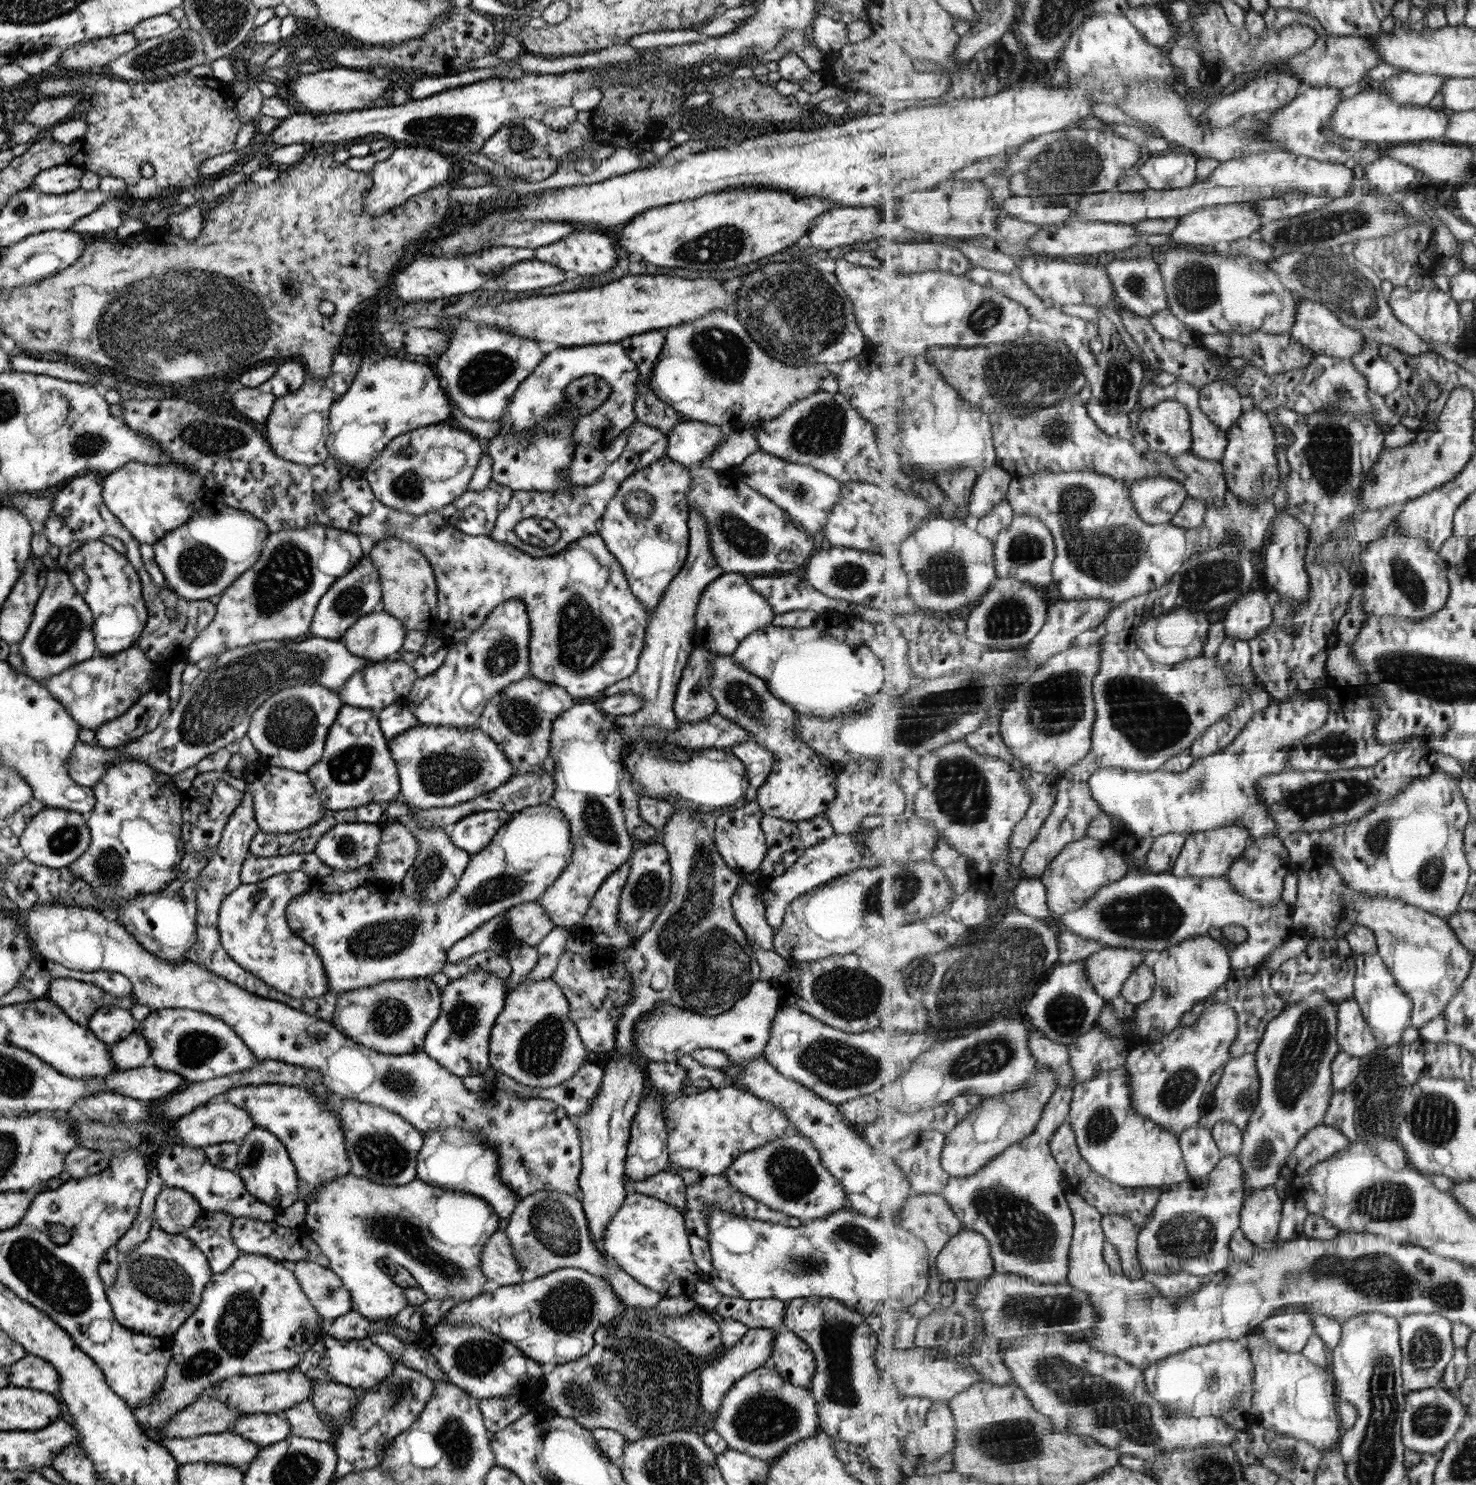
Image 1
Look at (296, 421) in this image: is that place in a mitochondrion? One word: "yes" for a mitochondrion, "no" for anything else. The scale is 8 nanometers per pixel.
yes

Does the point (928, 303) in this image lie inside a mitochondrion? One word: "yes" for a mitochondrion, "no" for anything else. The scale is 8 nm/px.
no

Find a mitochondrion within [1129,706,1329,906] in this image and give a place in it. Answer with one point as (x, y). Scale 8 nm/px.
(1197, 784)

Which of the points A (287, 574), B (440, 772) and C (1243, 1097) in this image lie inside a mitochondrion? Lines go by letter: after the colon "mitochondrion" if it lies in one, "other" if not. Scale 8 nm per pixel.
A: mitochondrion
B: mitochondrion
C: mitochondrion

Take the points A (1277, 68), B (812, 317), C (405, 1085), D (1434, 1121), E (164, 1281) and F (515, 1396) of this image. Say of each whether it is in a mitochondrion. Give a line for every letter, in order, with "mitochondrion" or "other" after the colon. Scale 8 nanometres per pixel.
A: other
B: mitochondrion
C: mitochondrion
D: mitochondrion
E: mitochondrion
F: other

